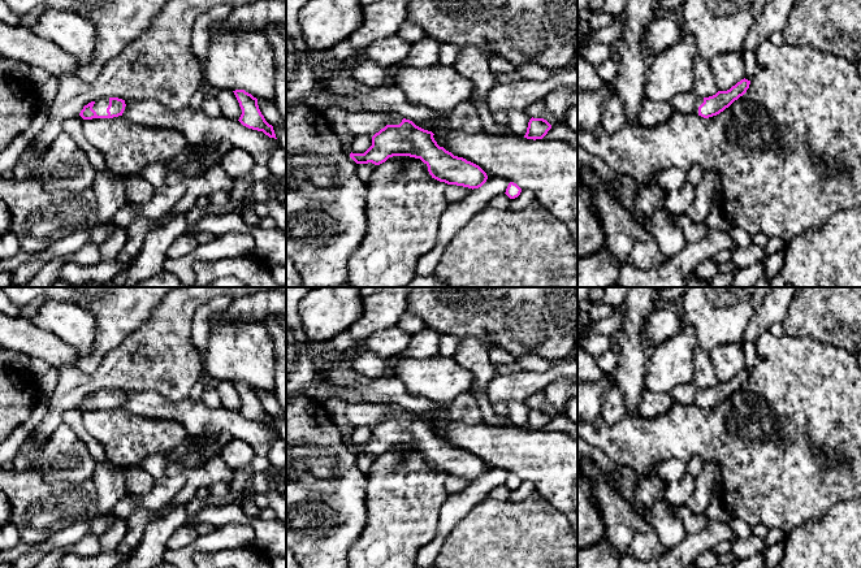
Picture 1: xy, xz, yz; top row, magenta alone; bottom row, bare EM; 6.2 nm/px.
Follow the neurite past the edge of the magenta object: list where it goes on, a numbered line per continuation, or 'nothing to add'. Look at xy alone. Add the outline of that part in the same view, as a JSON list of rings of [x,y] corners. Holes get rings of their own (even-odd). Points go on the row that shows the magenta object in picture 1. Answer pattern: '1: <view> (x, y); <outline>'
1: xy (100, 105); [[[103,97],[95,100],[92,109],[96,112],[98,116],[108,116],[107,108],[109,105],[109,97]]]

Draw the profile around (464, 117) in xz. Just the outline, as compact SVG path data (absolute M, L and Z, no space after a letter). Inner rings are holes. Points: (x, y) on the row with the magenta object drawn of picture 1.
M472 101L459 104L454 110L444 113L433 121L414 122L416 126L432 131L437 123L445 123L450 130L466 131L470 134L483 133L483 123L479 110Z

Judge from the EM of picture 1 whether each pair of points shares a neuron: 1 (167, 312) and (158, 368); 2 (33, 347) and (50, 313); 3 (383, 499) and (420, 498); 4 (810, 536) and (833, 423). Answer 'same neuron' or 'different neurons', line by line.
1: same neuron
2: different neurons
3: same neuron
4: different neurons

